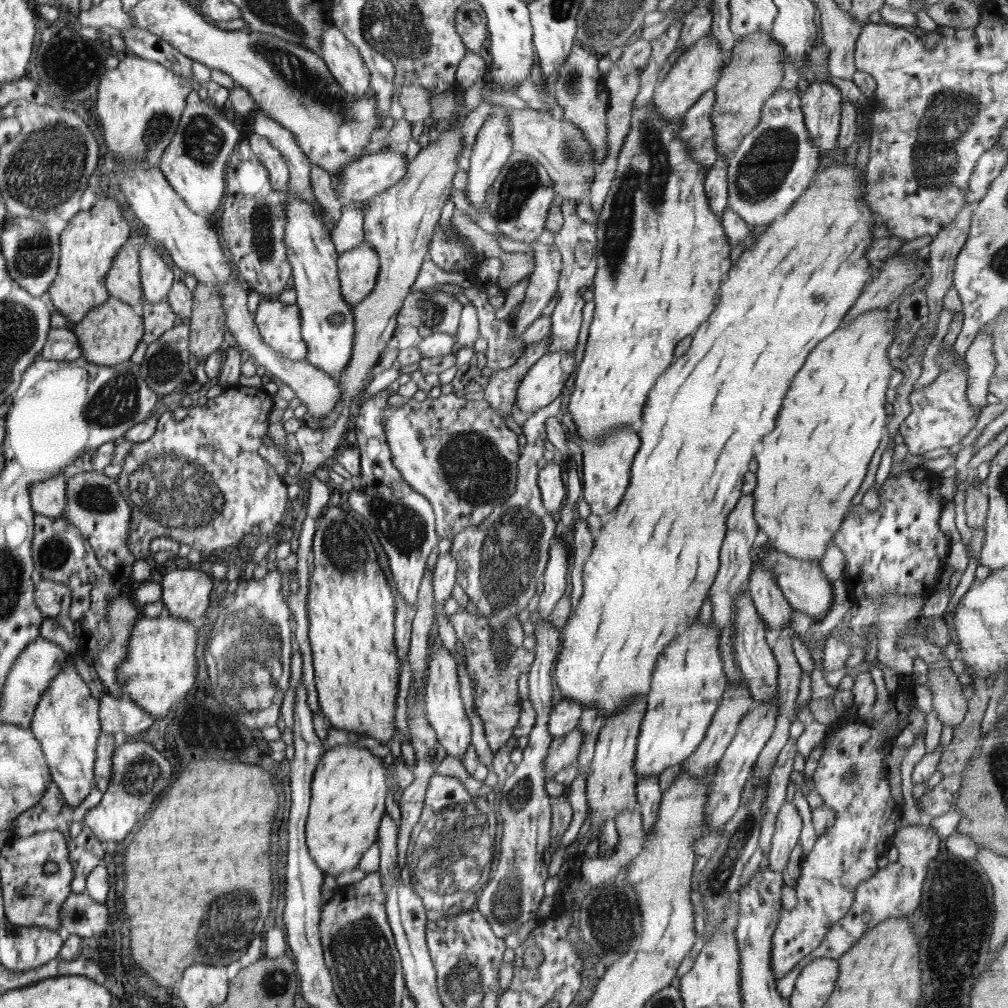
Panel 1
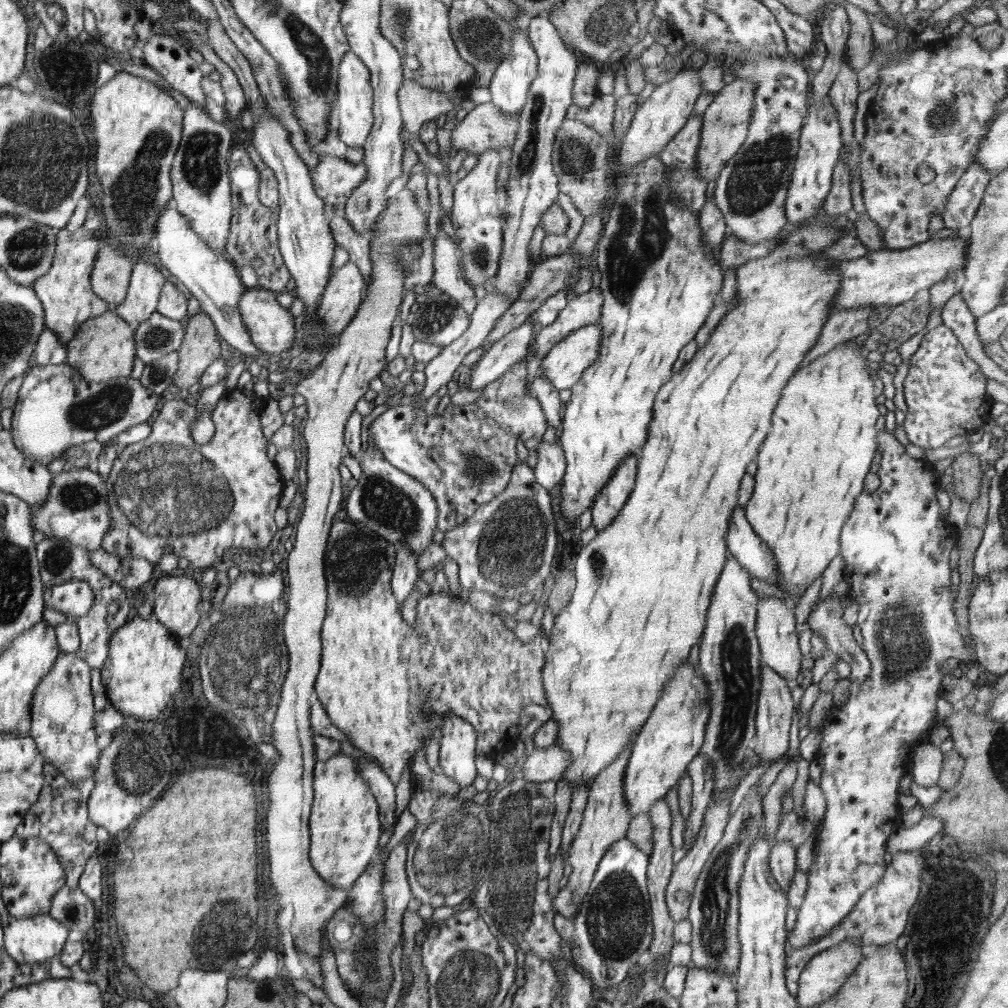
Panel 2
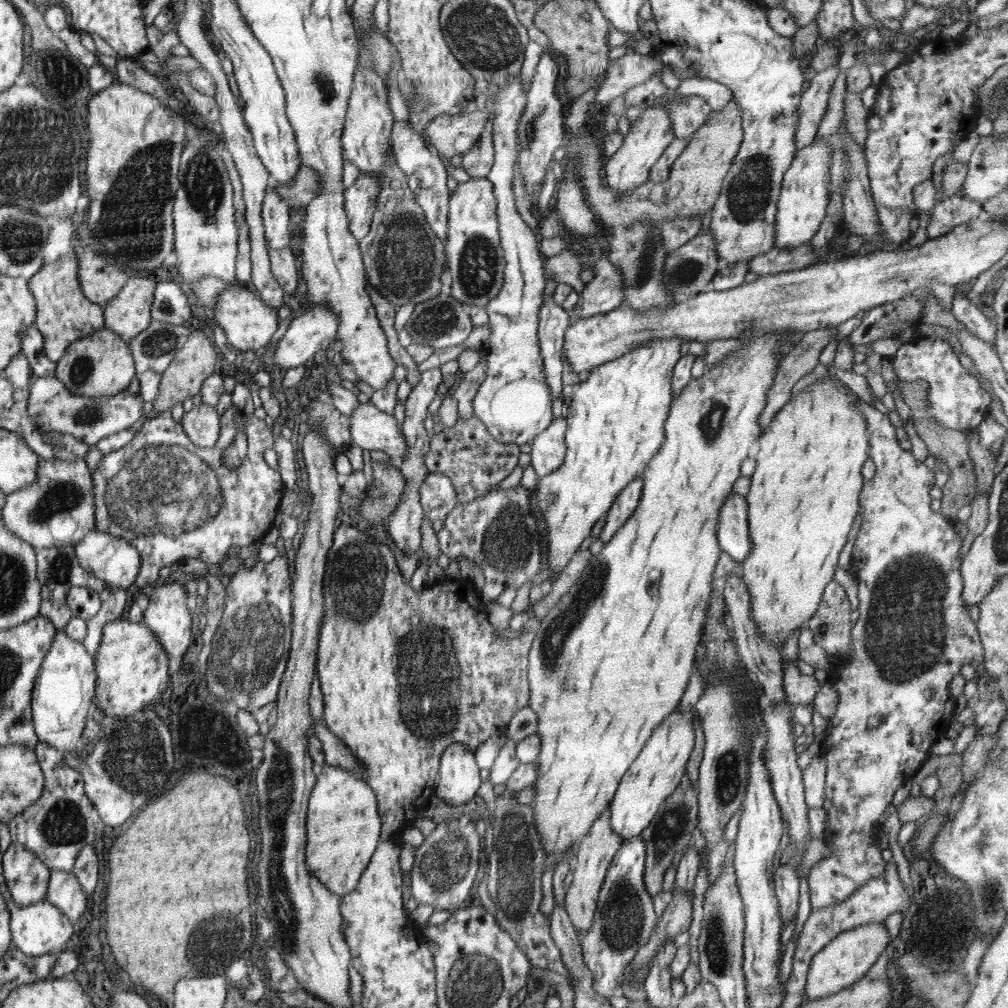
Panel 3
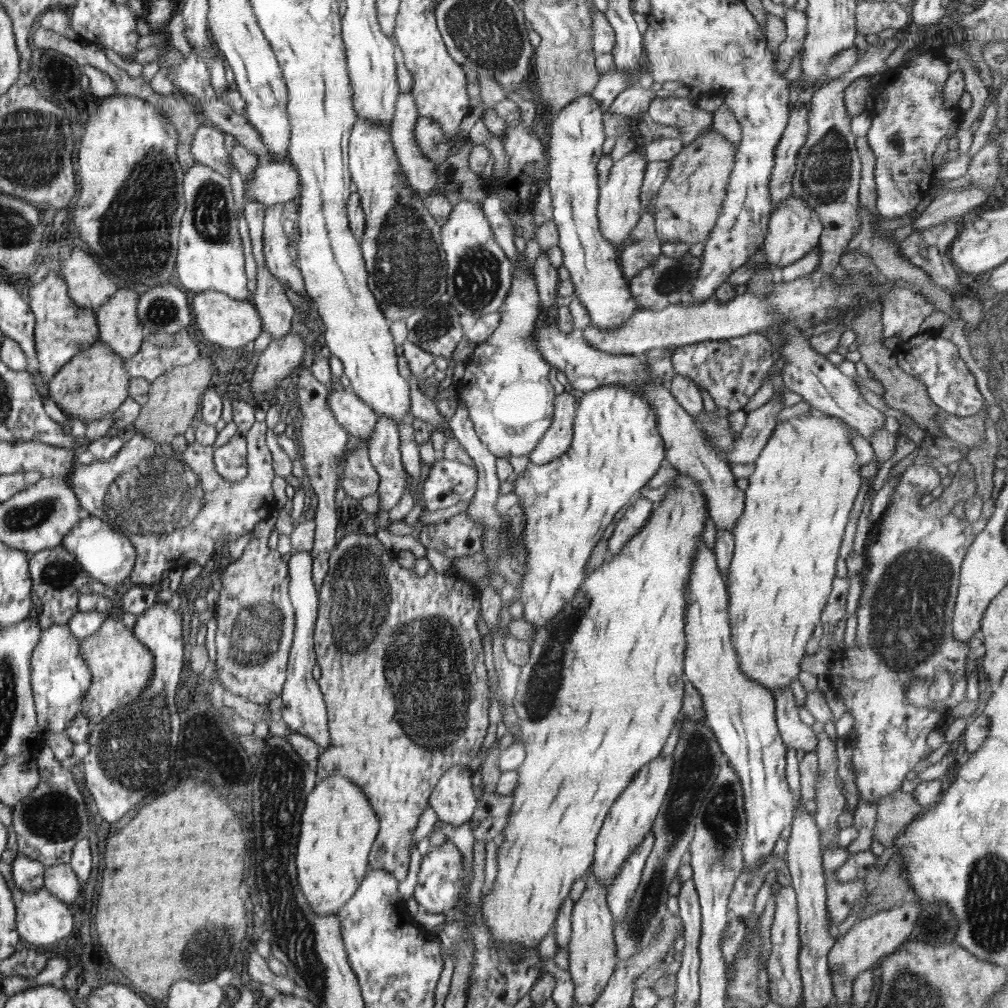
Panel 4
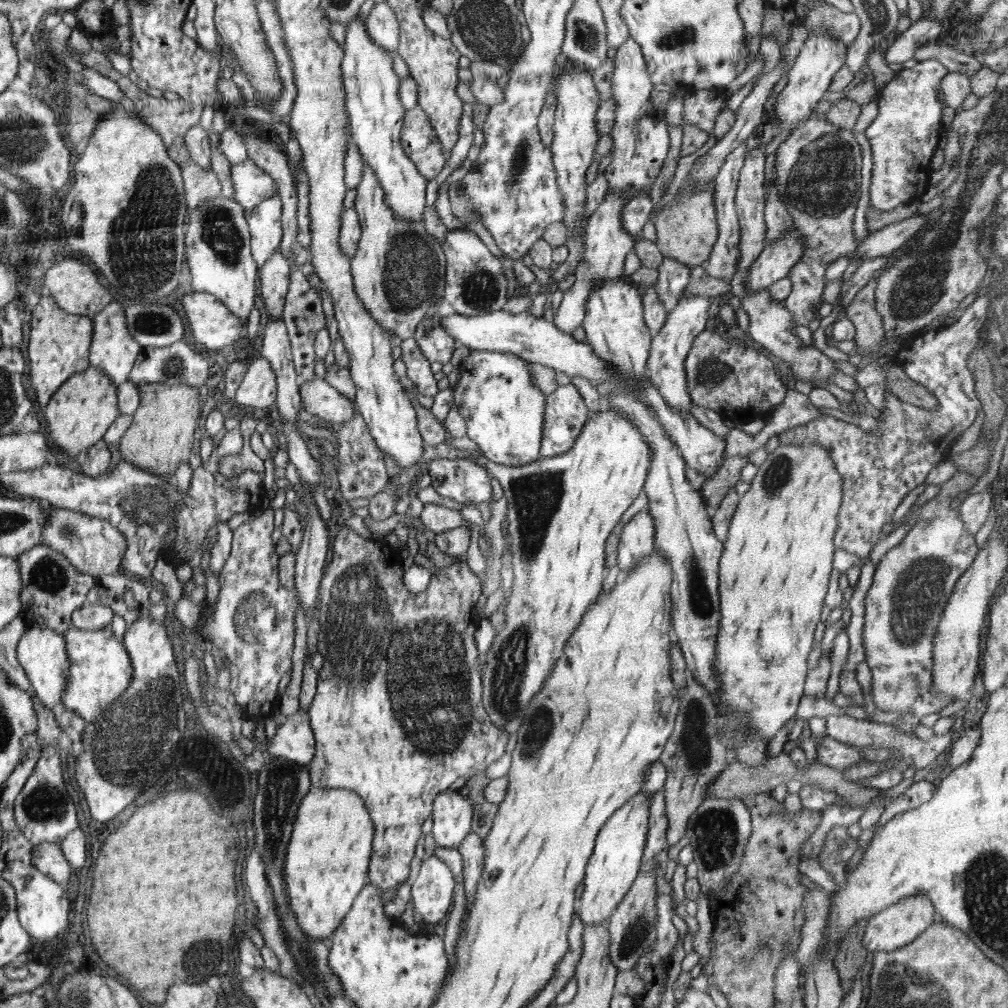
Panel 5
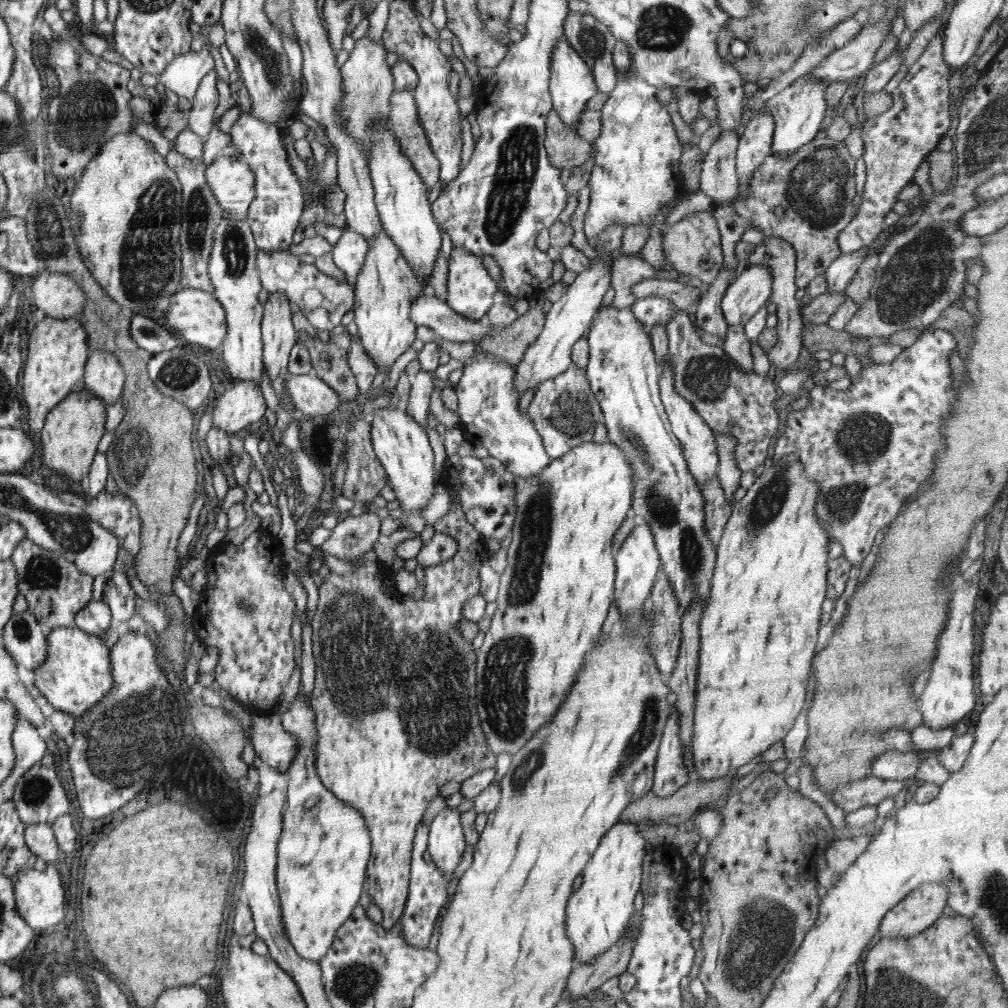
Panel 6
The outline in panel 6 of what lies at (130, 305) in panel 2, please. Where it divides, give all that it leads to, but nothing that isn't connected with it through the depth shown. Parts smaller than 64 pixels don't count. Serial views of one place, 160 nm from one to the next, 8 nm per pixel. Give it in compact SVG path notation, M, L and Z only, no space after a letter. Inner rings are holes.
M90 349L86 365L86 390L105 405L114 405L123 396L127 378L123 366L106 349Z

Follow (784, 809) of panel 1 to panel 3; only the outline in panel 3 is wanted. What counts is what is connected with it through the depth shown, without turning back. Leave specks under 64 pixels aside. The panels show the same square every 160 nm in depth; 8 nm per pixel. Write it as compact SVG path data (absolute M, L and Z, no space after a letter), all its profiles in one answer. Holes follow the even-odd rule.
M789 863L786 866L780 866L773 876L775 893L778 897L778 906L780 906L780 922L782 927L796 916L799 906L799 878L796 876L796 870Z

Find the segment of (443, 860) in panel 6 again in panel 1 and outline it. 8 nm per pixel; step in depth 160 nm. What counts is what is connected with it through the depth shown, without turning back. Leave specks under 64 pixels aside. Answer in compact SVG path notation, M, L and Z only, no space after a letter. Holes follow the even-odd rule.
M442 642L434 643L433 645L434 648L430 650L429 657L425 712L447 755L458 757L461 760L471 744L471 725L460 697L456 661L454 656L443 647Z

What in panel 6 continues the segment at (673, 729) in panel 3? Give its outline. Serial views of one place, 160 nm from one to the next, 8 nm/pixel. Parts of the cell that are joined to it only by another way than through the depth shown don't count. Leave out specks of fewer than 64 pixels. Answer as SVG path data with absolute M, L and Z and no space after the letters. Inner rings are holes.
M622 821L615 823L603 836L603 840L600 840L594 856L586 863L582 885L569 896L566 906L566 934L573 944L575 965L578 966L600 957L602 952L606 952L606 949L618 941L620 935L626 930L634 913L636 894L640 891L643 882L642 861L644 861L644 853L648 846L651 846L650 842L640 833L638 825Z

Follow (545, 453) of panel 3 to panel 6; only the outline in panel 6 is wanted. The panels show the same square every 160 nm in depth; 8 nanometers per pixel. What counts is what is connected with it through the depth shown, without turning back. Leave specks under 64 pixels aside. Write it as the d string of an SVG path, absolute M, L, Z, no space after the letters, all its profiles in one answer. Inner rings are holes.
M574 364L556 376L556 379L540 384L530 402L528 416L552 459L559 459L572 448L592 441L597 424L602 424L605 417L586 379L586 369L580 369Z

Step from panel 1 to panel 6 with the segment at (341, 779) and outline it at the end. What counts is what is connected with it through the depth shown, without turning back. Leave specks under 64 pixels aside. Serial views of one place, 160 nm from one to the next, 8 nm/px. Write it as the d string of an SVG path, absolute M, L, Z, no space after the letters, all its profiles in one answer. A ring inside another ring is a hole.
M301 689L297 696L297 699L288 708L286 713L281 715L281 726L283 726L288 732L291 732L294 736L298 737L299 749L297 750L294 760L291 762L289 769L286 771L289 776L286 807L282 812L283 819L283 832L280 836L280 848L277 848L277 856L280 856L280 872L276 872L276 880L280 880L280 896L282 900L283 910L283 923L284 932L287 933L288 940L291 941L292 946L299 952L300 956L303 956L306 960L311 960L318 963L318 959L322 958L330 948L332 942L334 942L336 931L348 920L352 915L352 912L359 906L358 900L362 896L363 886L365 885L365 877L368 862L371 856L371 836L369 835L368 827L366 826L364 817L360 811L357 811L353 806L340 800L332 791L326 788L322 781L318 778L314 761L315 761L315 742L317 741L317 730L315 723L315 713L311 707L310 696L303 694Z

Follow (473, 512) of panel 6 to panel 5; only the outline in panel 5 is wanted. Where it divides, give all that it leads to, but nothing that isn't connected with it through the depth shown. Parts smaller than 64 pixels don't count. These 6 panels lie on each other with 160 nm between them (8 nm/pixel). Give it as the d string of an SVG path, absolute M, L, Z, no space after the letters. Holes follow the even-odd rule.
M443 454L430 461L431 485L442 498L486 508L492 500L492 476L470 459L446 459Z

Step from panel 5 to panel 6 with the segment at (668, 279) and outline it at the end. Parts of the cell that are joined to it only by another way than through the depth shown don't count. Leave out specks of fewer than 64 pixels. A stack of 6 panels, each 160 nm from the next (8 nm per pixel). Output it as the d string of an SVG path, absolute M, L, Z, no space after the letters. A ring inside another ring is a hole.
M676 308L675 313L669 318L667 325L667 337L669 340L668 350L670 364L674 368L674 390L692 404L696 414L700 415L713 432L728 434L736 440L735 454L738 468L743 472L754 471L756 466L764 464L768 456L768 449L772 437L778 431L778 416L774 401L776 401L776 389L767 376L758 376L756 372L744 374L736 368L736 364L730 360L723 347L702 343L701 332L697 329L694 321L690 320L687 313Z

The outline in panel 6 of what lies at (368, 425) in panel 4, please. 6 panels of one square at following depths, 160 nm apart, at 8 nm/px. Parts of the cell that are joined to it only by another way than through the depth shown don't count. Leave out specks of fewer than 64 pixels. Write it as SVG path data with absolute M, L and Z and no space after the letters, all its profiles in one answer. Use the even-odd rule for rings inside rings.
M314 374L290 376L285 392L290 394L295 410L300 410L310 417L330 415L332 411L344 407L339 395Z

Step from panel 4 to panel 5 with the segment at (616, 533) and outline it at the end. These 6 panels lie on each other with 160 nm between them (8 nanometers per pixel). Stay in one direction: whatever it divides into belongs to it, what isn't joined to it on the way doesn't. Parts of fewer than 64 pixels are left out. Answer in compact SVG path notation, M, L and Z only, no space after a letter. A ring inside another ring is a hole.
M648 509L640 510L624 525L617 546L617 563L621 574L635 567L655 548L655 526Z

